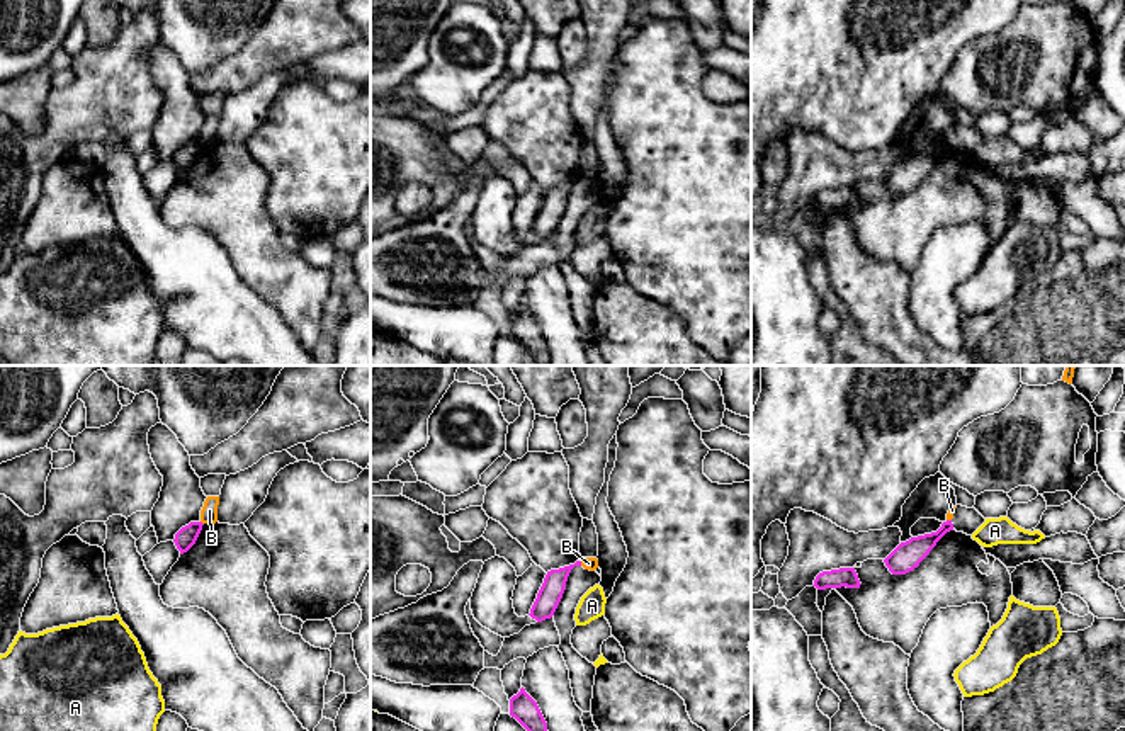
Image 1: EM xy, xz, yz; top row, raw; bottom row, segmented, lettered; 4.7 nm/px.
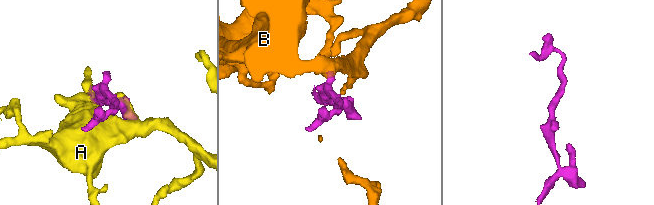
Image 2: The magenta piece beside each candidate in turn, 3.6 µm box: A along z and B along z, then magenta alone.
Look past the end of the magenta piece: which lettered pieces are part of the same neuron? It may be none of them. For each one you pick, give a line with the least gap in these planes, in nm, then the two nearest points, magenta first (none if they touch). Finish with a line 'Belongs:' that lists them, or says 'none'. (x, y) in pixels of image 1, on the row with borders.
Belongs: none

